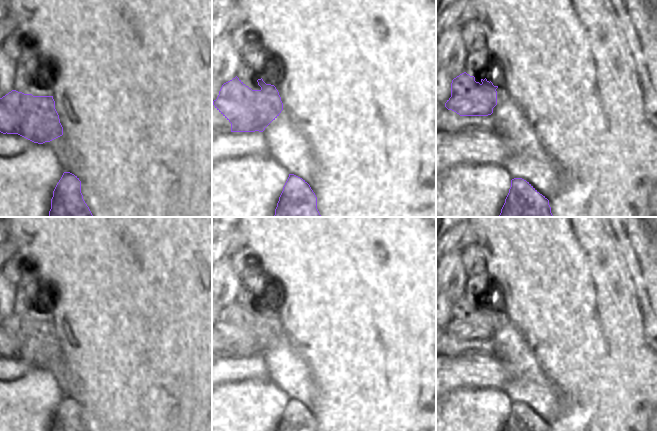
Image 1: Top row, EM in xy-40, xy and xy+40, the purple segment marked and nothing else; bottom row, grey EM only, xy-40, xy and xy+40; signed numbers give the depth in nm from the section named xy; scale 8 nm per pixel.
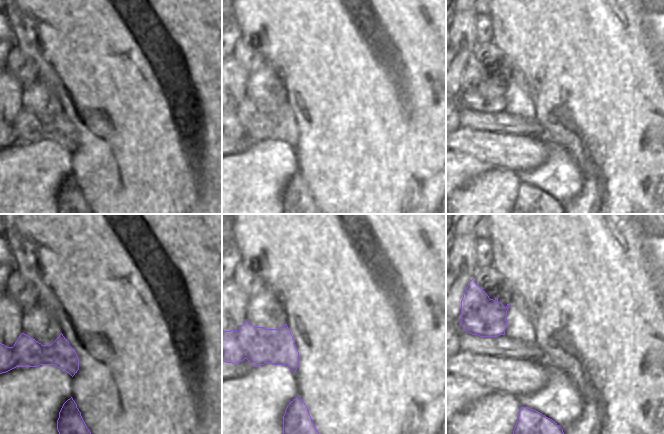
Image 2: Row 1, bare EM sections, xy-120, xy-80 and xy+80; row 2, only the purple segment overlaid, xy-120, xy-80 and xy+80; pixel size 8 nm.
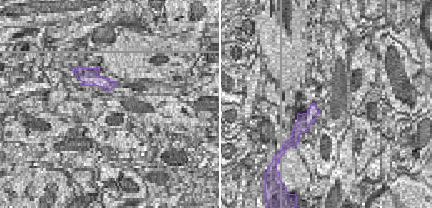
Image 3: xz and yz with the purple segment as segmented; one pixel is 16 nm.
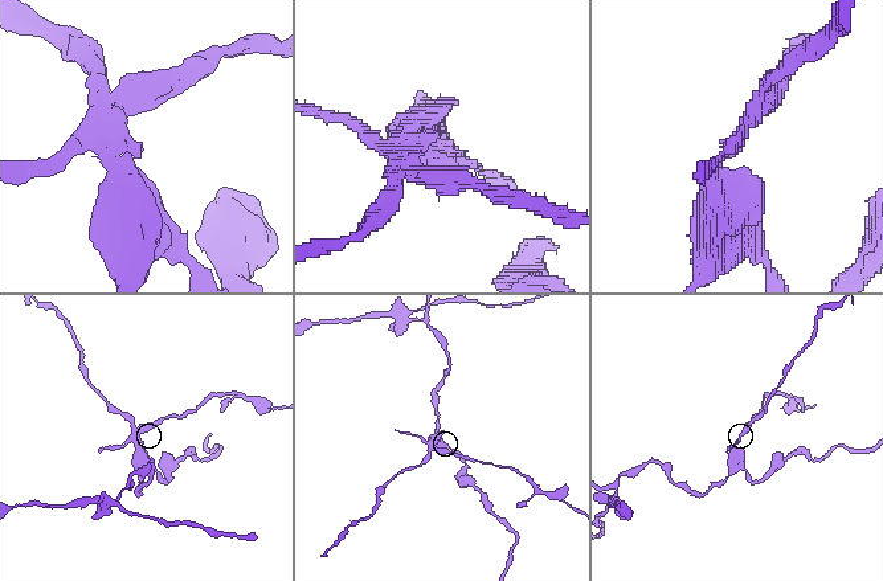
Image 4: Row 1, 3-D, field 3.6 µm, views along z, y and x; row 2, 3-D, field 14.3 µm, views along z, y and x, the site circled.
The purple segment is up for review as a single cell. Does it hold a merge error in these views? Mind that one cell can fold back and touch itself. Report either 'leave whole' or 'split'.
split

